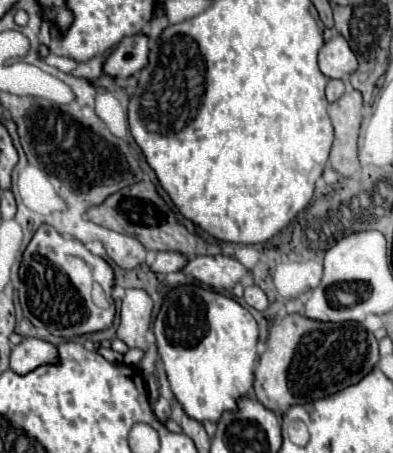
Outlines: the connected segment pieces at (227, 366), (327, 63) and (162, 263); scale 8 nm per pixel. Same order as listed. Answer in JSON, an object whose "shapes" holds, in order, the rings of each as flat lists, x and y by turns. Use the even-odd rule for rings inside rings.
{"shapes":[[[178,285,164,297,154,321,154,335,172,393,190,417,198,421,216,421,224,411,236,409,238,397,250,393,250,387,254,385,258,325,250,311,234,299,202,289,200,285]],[[334,35,318,51,320,71,330,79,346,79,358,67,358,59,342,35]],[[164,251,164,253,156,253,156,261,150,265,152,271,158,273,172,273,172,271,180,271,186,265,186,255,176,253,176,251]]]}

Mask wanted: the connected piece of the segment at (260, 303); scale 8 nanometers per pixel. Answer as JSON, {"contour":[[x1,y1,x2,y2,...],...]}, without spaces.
{"contour":[[248,285,246,291,244,291,244,301,258,309,258,311,264,311,268,307,268,299,266,299,266,293,258,287,258,285]]}

